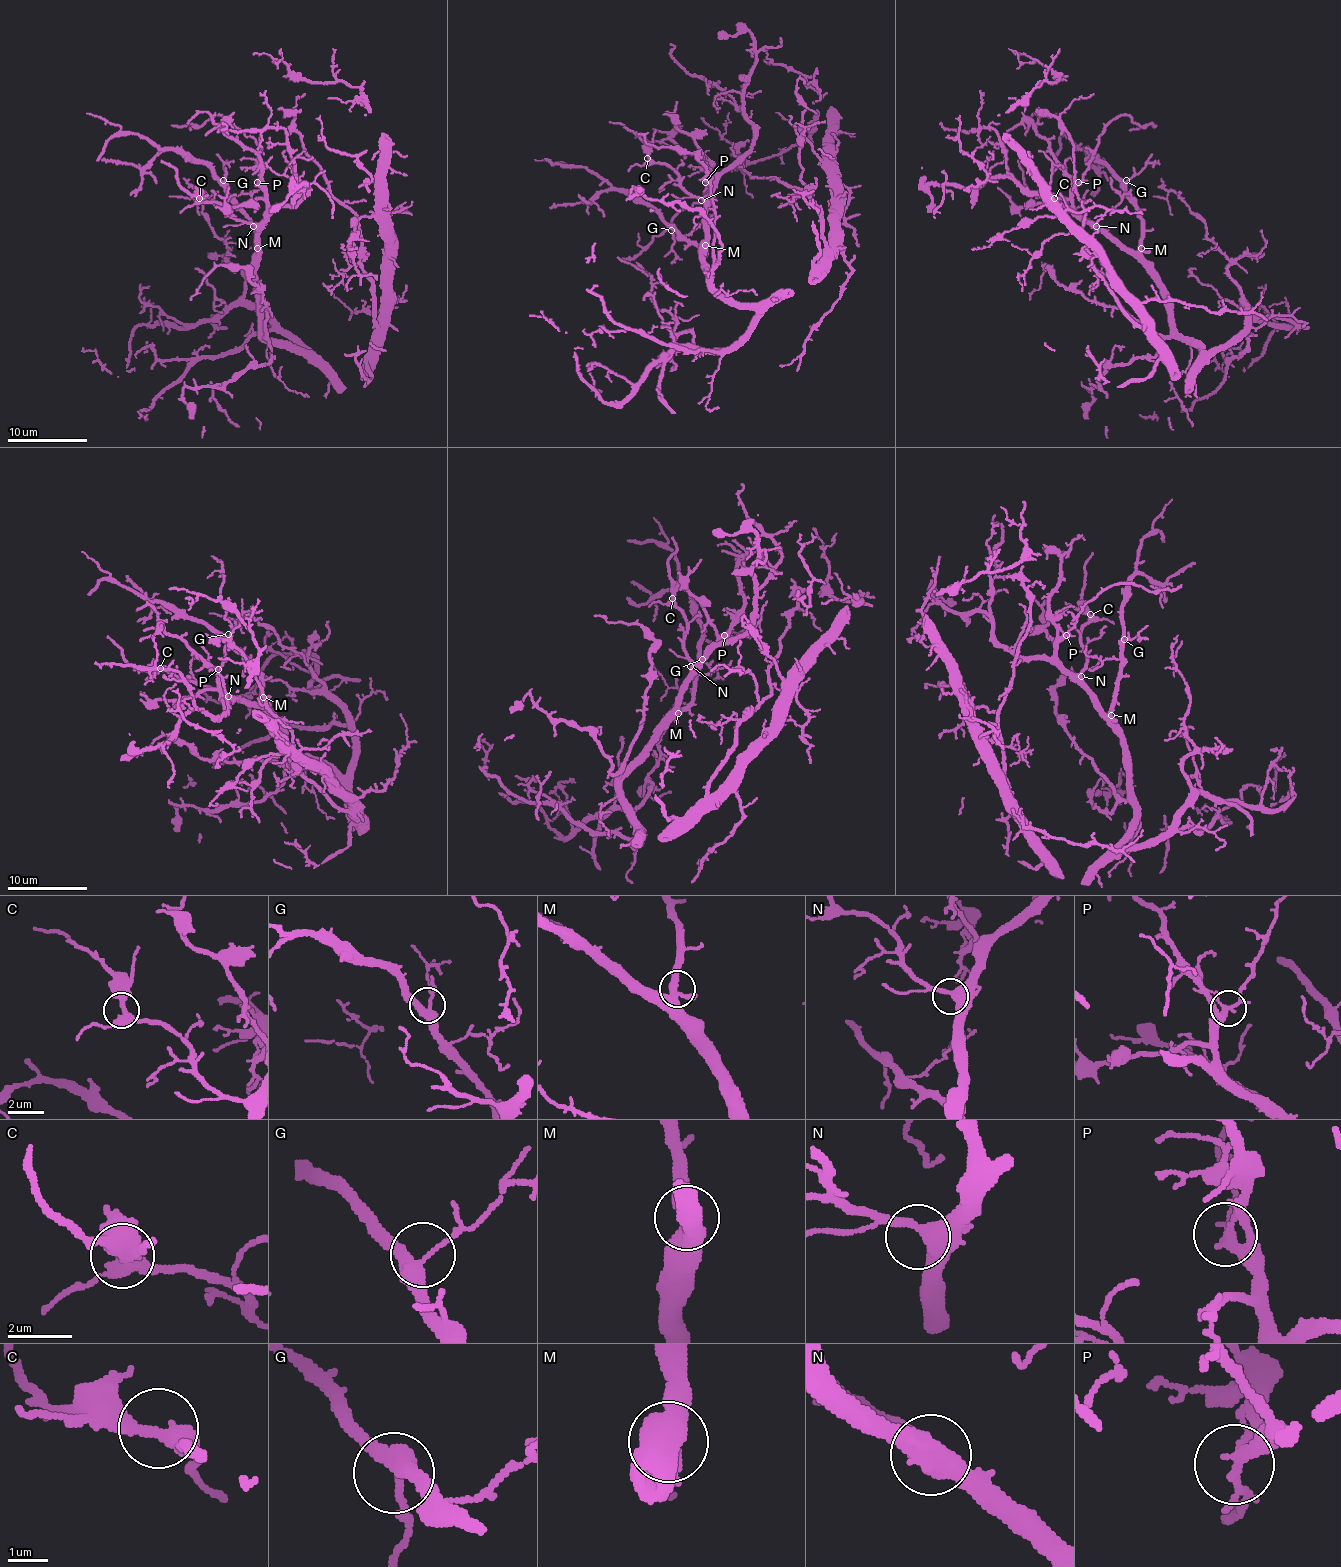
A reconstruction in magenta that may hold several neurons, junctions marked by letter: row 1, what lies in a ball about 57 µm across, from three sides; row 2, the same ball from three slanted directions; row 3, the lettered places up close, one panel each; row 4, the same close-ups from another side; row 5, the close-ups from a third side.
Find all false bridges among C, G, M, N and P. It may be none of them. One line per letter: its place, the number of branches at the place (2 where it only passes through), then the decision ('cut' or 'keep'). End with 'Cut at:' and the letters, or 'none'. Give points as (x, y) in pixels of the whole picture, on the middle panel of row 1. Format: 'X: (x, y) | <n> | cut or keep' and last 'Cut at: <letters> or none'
C: (647, 158) | 3 | keep
G: (671, 230) | 3 | keep
M: (705, 245) | 3 | keep
N: (701, 200) | 3 | keep
P: (705, 182) | 4 | keep
Cut at: none

